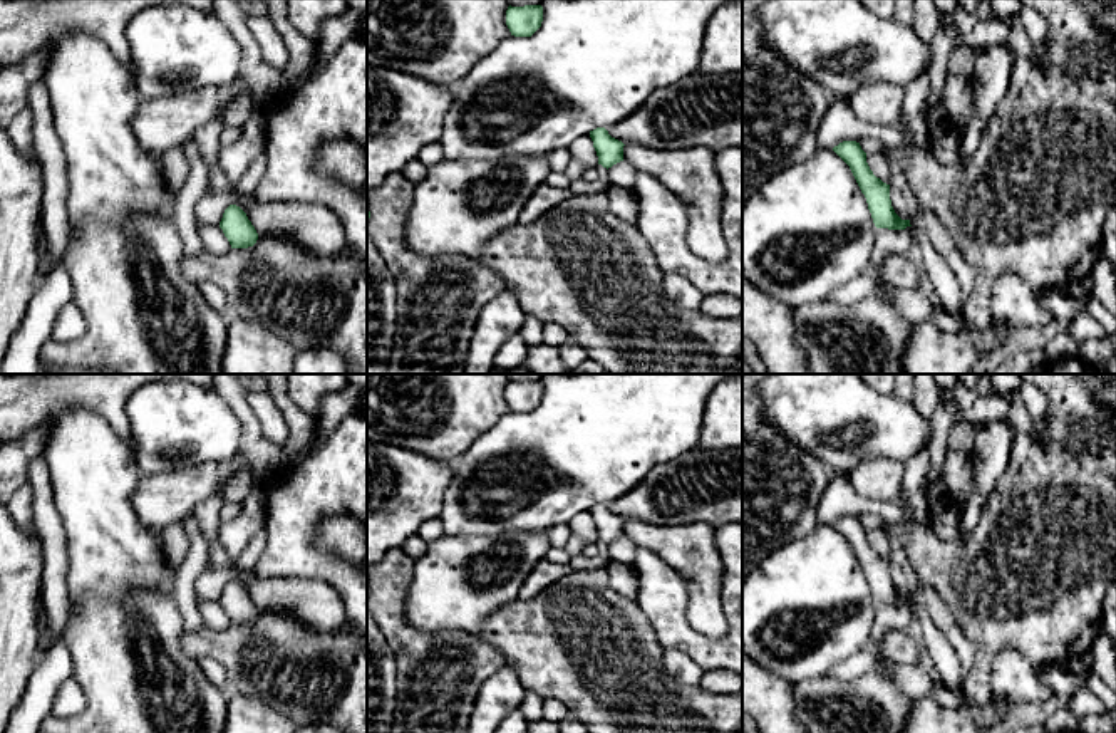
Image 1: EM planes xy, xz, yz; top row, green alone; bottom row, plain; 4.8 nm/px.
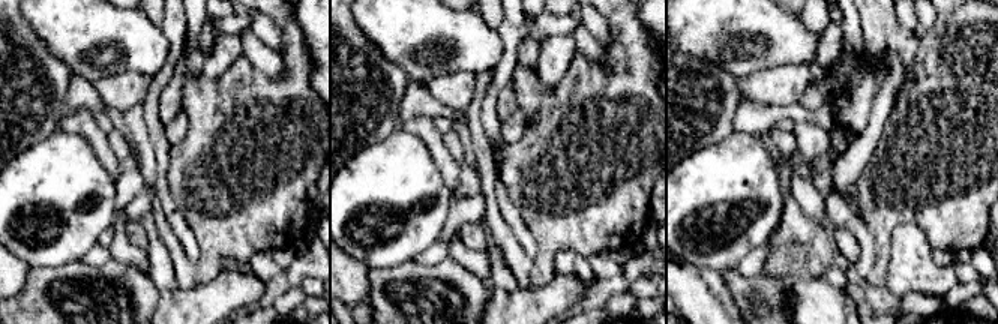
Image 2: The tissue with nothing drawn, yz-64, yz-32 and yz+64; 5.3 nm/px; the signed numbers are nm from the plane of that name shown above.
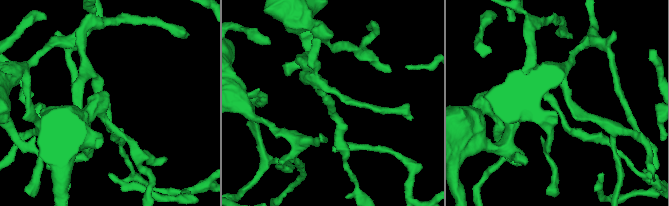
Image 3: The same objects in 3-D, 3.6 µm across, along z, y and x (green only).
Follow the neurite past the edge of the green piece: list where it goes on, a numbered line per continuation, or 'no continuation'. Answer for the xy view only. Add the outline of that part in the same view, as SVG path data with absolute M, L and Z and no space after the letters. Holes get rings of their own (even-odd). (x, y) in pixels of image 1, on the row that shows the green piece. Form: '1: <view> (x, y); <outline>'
no continuation

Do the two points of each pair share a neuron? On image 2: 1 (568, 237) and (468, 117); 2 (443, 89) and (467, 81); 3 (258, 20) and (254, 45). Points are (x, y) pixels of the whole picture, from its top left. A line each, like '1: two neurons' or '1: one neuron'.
1: two neurons
2: one neuron
3: two neurons

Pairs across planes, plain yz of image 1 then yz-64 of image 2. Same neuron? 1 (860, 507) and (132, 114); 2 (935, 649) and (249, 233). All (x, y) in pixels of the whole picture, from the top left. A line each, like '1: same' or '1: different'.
1: different
2: different

